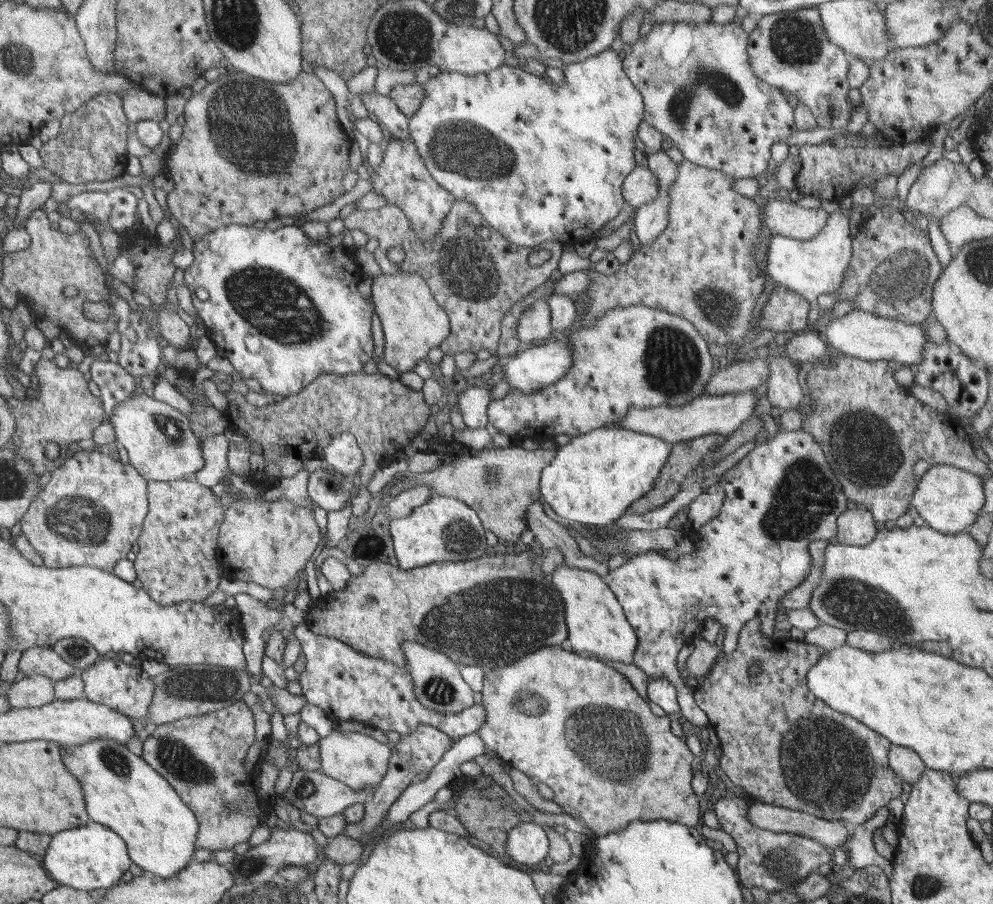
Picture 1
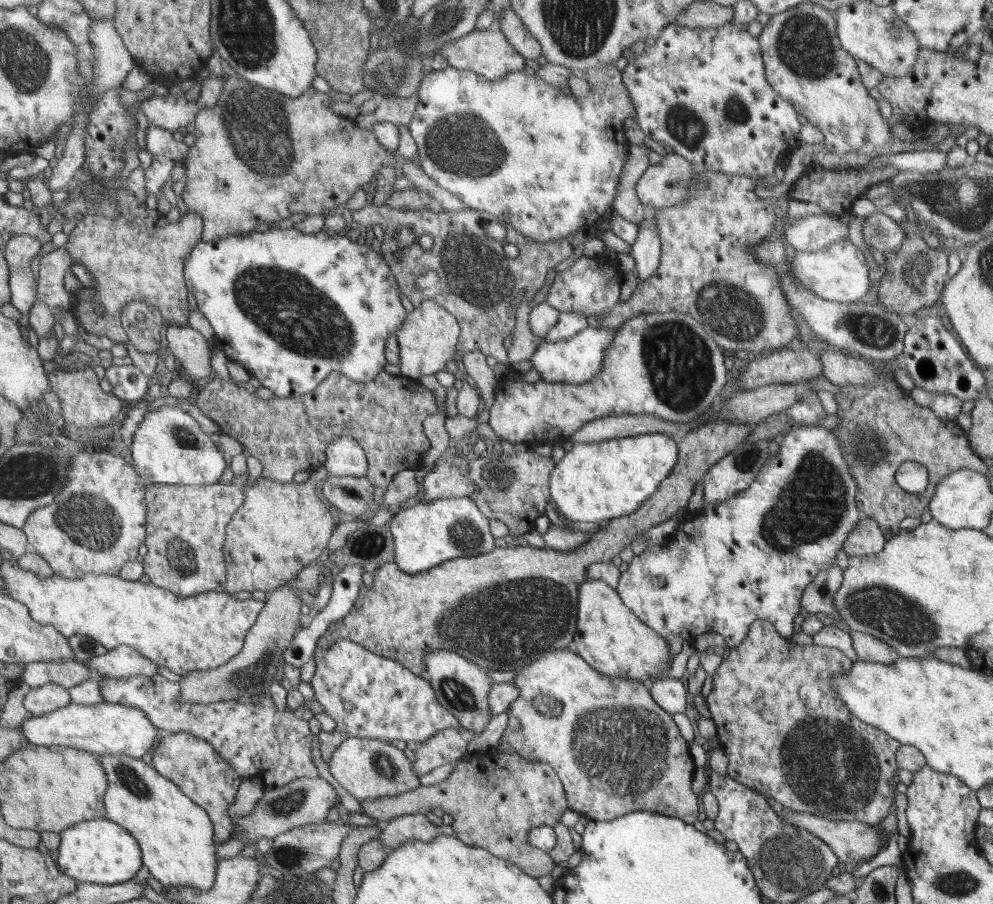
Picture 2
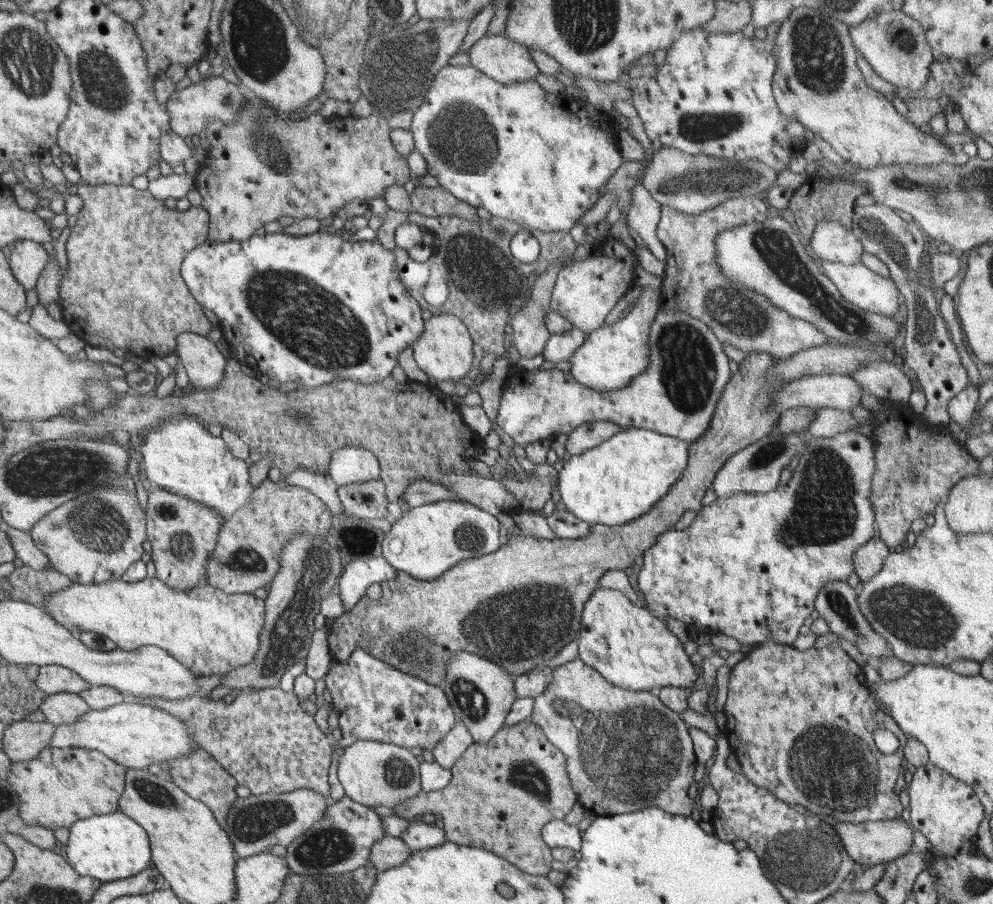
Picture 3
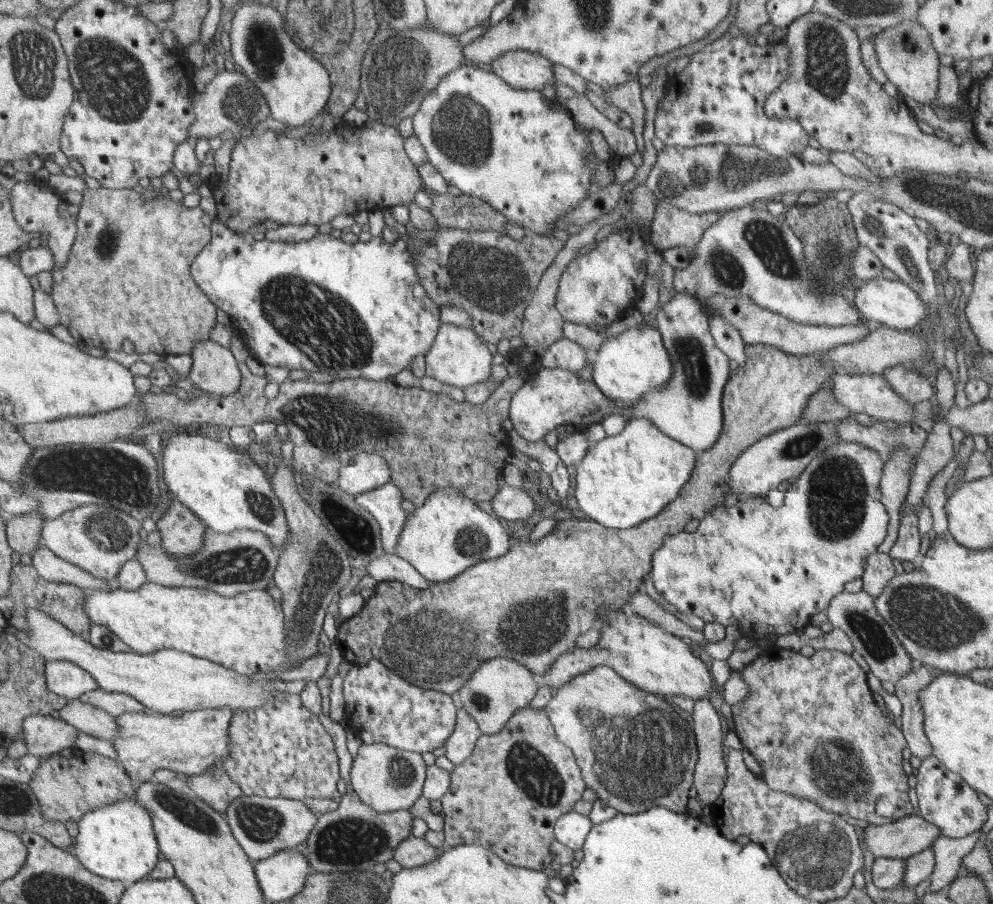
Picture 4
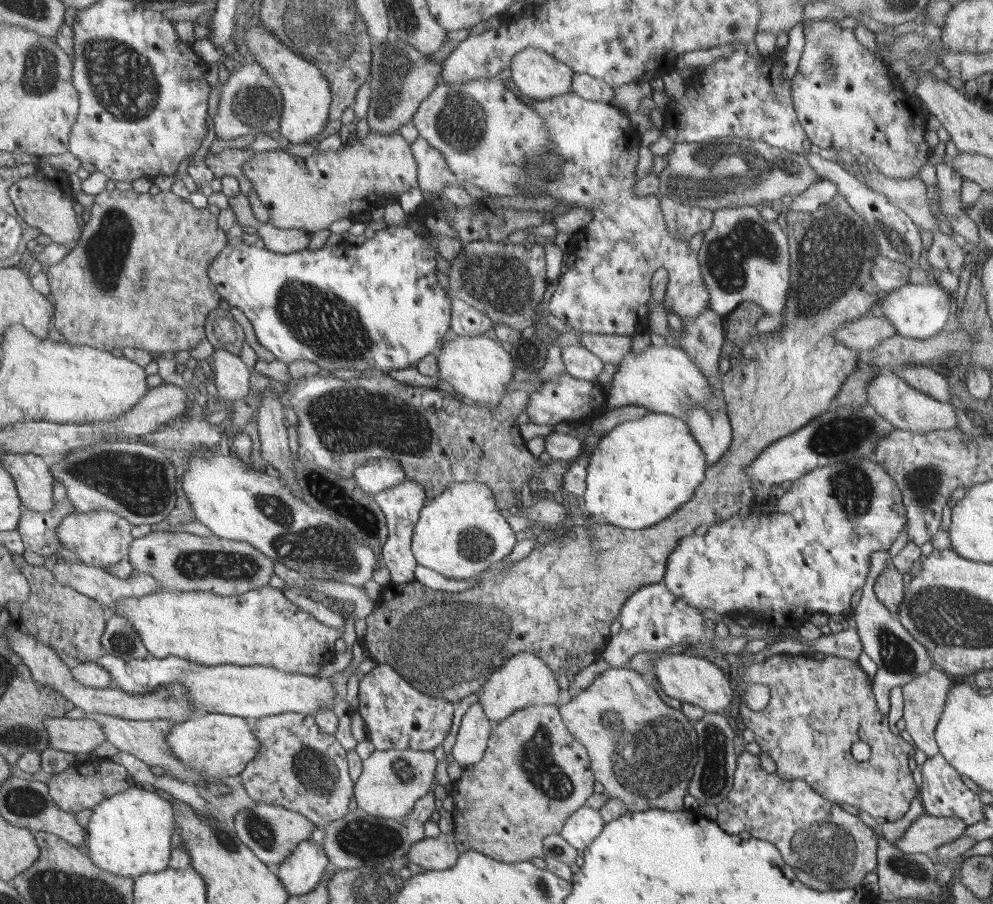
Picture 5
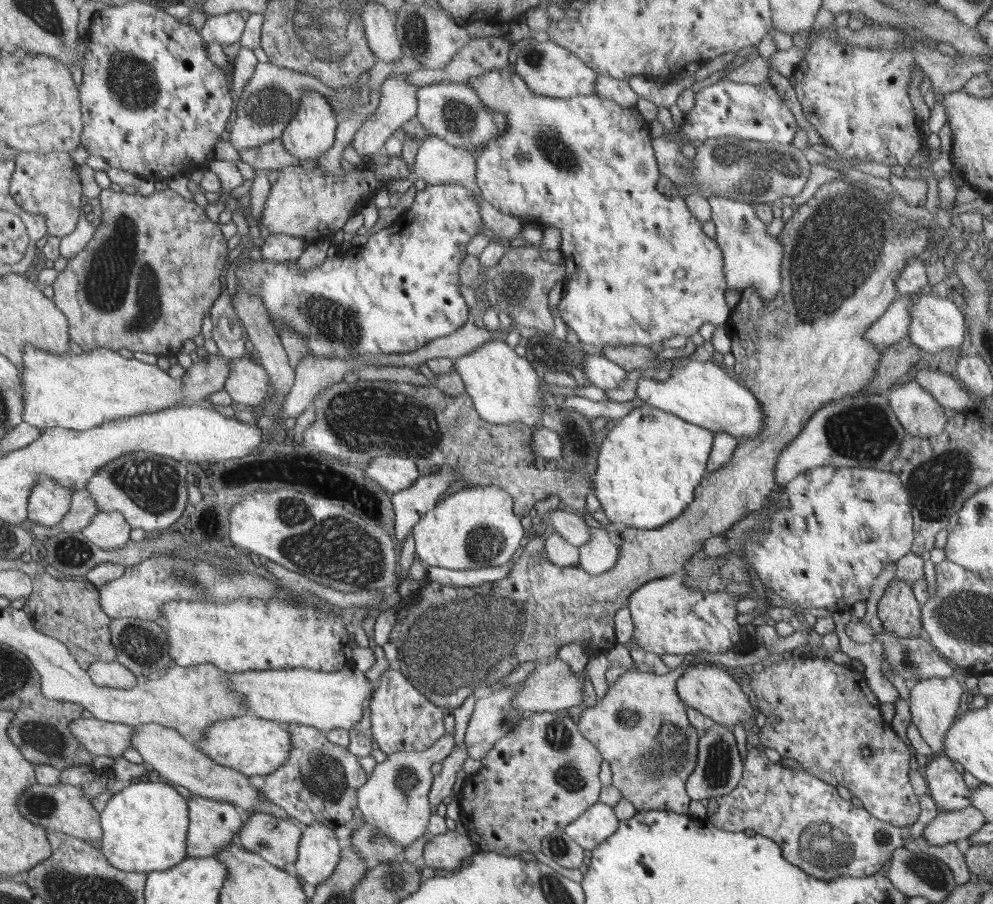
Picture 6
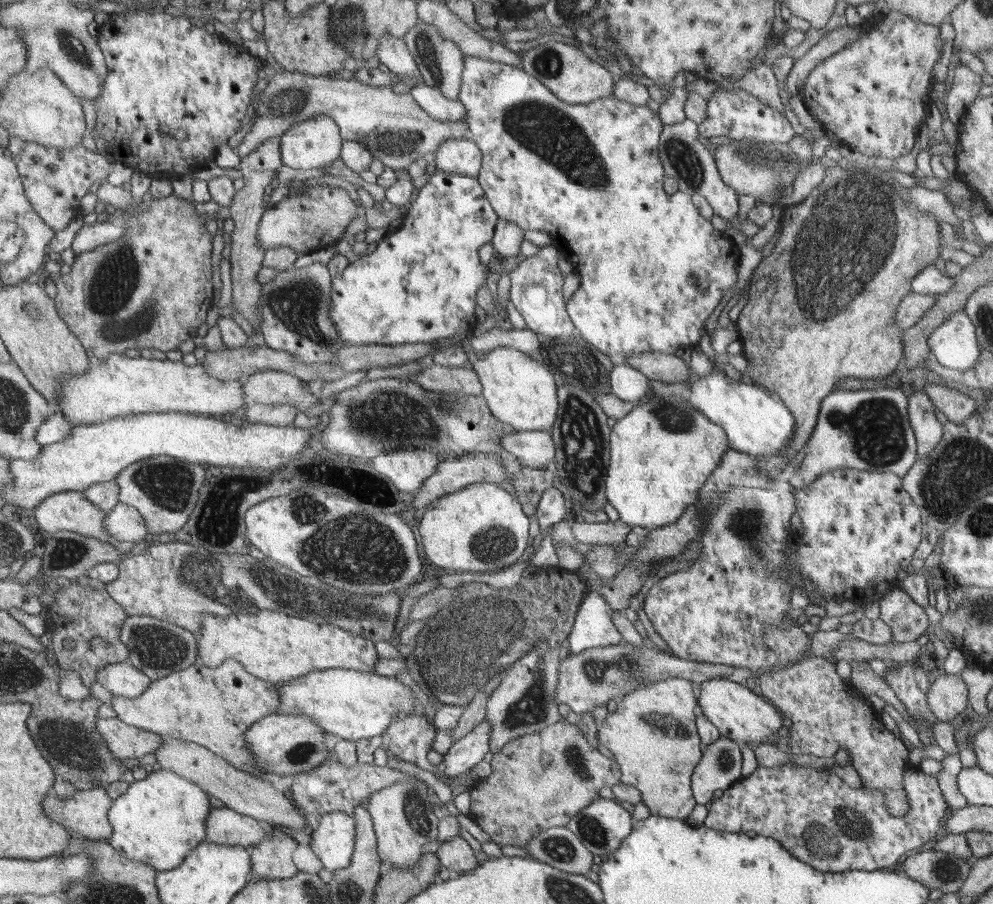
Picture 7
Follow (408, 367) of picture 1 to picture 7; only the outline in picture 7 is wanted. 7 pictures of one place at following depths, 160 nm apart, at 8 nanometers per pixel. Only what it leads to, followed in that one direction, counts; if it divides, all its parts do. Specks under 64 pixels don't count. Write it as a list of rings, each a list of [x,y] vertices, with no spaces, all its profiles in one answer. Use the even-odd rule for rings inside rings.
[[[499,347],[488,354],[468,356],[467,366],[472,366],[482,384],[482,397],[490,405],[494,416],[511,424],[518,431],[542,431],[551,433],[558,412],[558,396],[552,372],[538,364],[530,355]]]

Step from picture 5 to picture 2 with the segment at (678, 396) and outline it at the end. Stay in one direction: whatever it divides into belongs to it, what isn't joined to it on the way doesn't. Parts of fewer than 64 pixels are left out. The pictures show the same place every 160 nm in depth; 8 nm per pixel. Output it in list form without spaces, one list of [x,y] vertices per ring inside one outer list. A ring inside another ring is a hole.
[[[651,213],[639,225],[638,237],[631,249],[630,254],[635,260],[639,282],[651,278],[660,264],[660,237],[656,219]],[[586,326],[579,330],[576,335],[570,339],[550,342],[547,339],[536,350],[536,353],[530,356],[530,361],[534,365],[532,370],[536,370],[541,382],[544,383],[566,383],[580,385],[590,383],[603,369],[604,352],[608,345],[614,341],[618,328],[612,330],[600,330]]]

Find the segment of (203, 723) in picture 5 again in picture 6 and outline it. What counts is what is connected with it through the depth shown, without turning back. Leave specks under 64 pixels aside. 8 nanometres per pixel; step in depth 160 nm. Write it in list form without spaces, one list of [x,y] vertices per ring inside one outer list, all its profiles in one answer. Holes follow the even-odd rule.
[[[244,714],[237,718],[217,720],[205,730],[205,738],[193,744],[221,765],[238,769],[247,776],[266,776],[289,760],[293,750],[293,734],[283,729],[283,724],[278,721]]]

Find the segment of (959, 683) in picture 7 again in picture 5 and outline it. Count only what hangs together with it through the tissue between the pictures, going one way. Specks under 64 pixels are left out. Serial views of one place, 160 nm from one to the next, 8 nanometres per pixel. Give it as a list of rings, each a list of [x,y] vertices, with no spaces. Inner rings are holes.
[[[934,667],[914,678],[912,682],[902,686],[904,697],[903,718],[906,721],[906,730],[914,740],[917,750],[922,750],[927,757],[939,753],[939,746],[935,739],[936,725],[942,716],[947,694],[953,685],[948,673]]]

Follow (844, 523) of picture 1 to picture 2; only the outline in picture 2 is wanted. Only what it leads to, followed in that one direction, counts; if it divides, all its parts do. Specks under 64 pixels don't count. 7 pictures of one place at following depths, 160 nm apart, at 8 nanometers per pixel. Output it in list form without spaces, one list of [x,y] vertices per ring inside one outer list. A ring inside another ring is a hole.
[[[863,515],[844,541],[843,549],[849,556],[873,556],[883,550],[885,541],[879,524],[873,518]]]

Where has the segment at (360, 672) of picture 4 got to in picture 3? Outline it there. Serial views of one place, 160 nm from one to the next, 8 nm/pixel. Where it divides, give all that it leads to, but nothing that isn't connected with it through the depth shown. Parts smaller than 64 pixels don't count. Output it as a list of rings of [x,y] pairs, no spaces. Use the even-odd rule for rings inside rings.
[[[357,648],[357,650],[352,652],[350,655],[350,658],[348,660],[337,659],[337,661],[338,662],[336,663],[336,665],[332,665],[332,659],[331,659],[331,664],[329,664],[329,670],[327,671],[327,675],[324,678],[325,684],[328,688],[328,690],[330,691],[330,694],[332,695],[332,698],[333,698],[333,703],[332,703],[333,704],[333,710],[338,713],[338,718],[340,718],[339,726],[340,726],[340,729],[341,729],[342,734],[343,734],[342,739],[335,741],[335,747],[344,746],[346,748],[347,746],[350,746],[353,742],[356,742],[358,740],[372,740],[372,741],[382,741],[386,744],[401,745],[402,747],[407,748],[407,749],[410,749],[410,748],[432,749],[435,746],[437,746],[437,744],[440,743],[441,740],[443,738],[445,738],[445,736],[448,735],[450,731],[453,730],[454,727],[457,726],[457,722],[459,719],[457,717],[457,713],[453,712],[453,707],[452,707],[452,704],[450,704],[449,697],[446,696],[446,692],[444,691],[444,689],[442,687],[439,686],[439,684],[430,684],[430,683],[426,682],[425,680],[420,680],[420,678],[418,678],[416,676],[412,676],[409,673],[402,672],[401,669],[394,668],[393,665],[390,665],[390,664],[386,663],[385,661],[378,659],[374,655],[371,655],[370,653],[368,653],[368,652],[366,652],[360,648]]]

